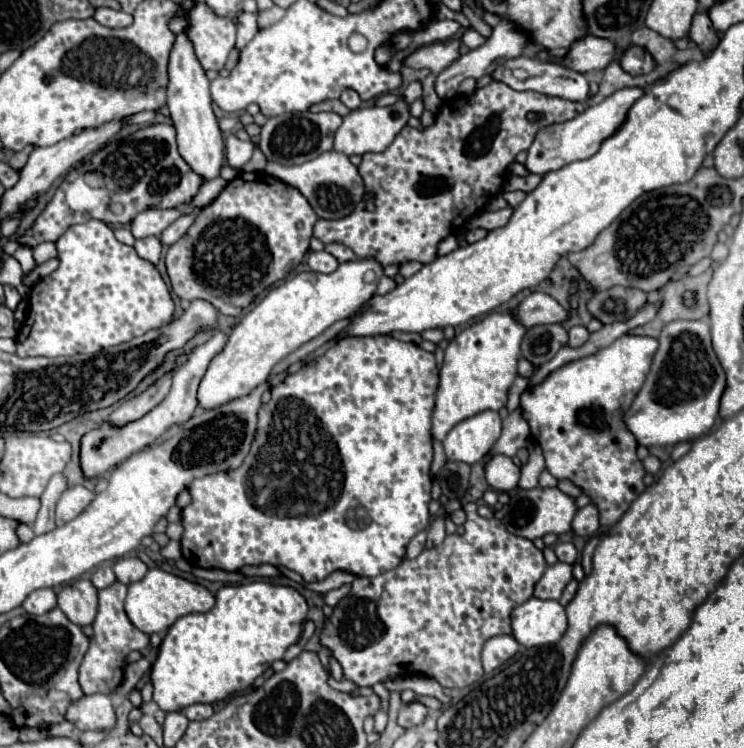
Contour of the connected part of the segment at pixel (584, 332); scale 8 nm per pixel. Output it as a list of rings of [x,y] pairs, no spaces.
[[[572,327],[568,333],[570,333],[570,341],[568,341],[570,347],[580,347],[580,345],[584,345],[584,343],[588,341],[588,335],[590,335],[586,327]]]

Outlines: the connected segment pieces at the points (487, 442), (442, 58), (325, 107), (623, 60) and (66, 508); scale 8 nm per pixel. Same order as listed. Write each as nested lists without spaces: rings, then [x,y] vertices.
[[[482,411],[460,421],[444,439],[450,461],[478,463],[502,433],[502,419],[496,411]]]
[[[448,39],[448,41],[424,45],[406,59],[406,65],[414,69],[426,67],[432,73],[440,73],[444,67],[452,65],[460,57],[460,45],[462,45],[462,39]]]
[[[330,99],[330,101],[322,101],[322,103],[316,103],[316,105],[312,105],[310,107],[310,111],[312,113],[320,113],[320,111],[332,111],[332,113],[338,113],[338,115],[348,115],[350,113],[350,109],[342,103],[342,101],[338,101],[338,99]]]
[[[630,45],[622,55],[620,55],[620,67],[630,73],[630,75],[646,75],[656,67],[656,61],[652,59],[652,55],[648,55],[648,51],[644,51],[638,45]]]
[[[74,485],[66,489],[66,493],[60,497],[56,505],[56,525],[64,525],[72,521],[80,511],[84,511],[84,507],[88,507],[92,499],[94,499],[94,491],[86,489],[84,485]]]

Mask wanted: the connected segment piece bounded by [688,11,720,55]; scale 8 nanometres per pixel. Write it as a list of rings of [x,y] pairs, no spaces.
[[[704,11],[694,15],[694,21],[692,21],[688,37],[698,45],[698,49],[704,55],[708,55],[716,47],[716,43],[720,41],[718,33],[714,31],[714,27],[712,27],[712,23],[710,23],[710,19],[708,19],[708,15]]]

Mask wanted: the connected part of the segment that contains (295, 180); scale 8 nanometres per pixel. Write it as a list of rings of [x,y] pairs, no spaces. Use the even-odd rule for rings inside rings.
[[[326,151],[324,155],[318,155],[308,163],[292,167],[284,167],[282,163],[266,163],[264,171],[280,179],[282,183],[296,187],[308,199],[320,219],[342,219],[350,215],[354,211],[354,205],[364,197],[364,185],[358,175],[358,169],[344,153],[338,151]]]

